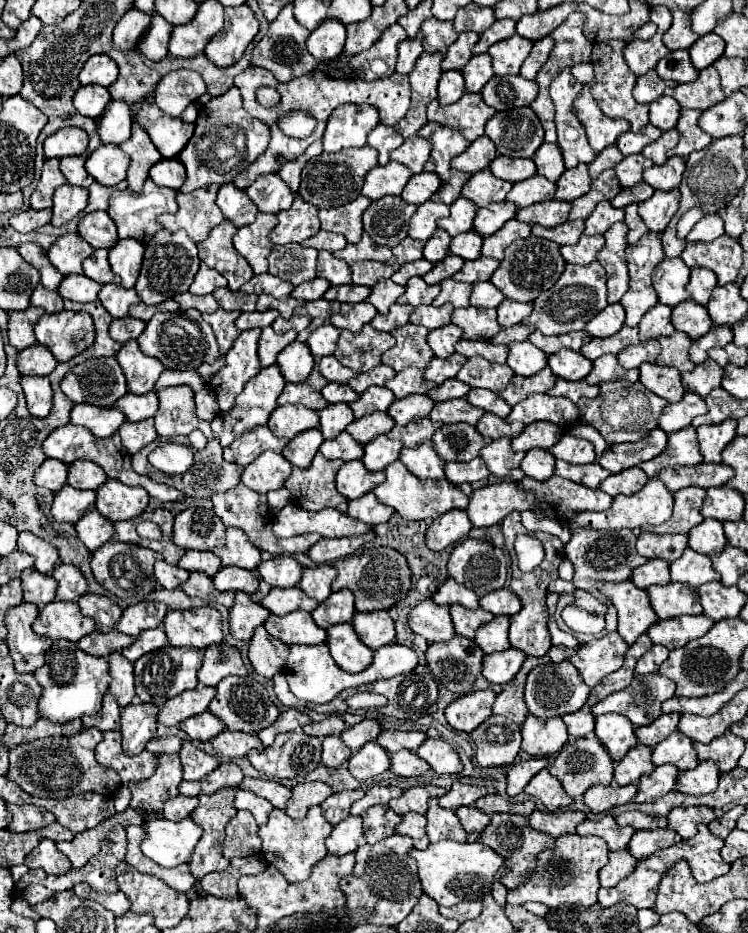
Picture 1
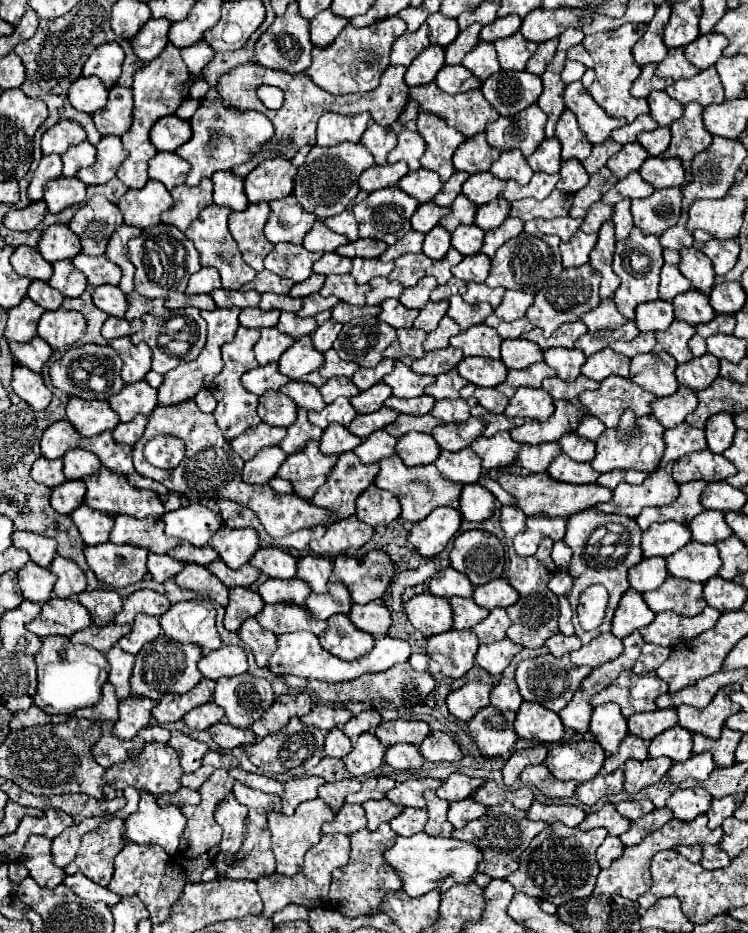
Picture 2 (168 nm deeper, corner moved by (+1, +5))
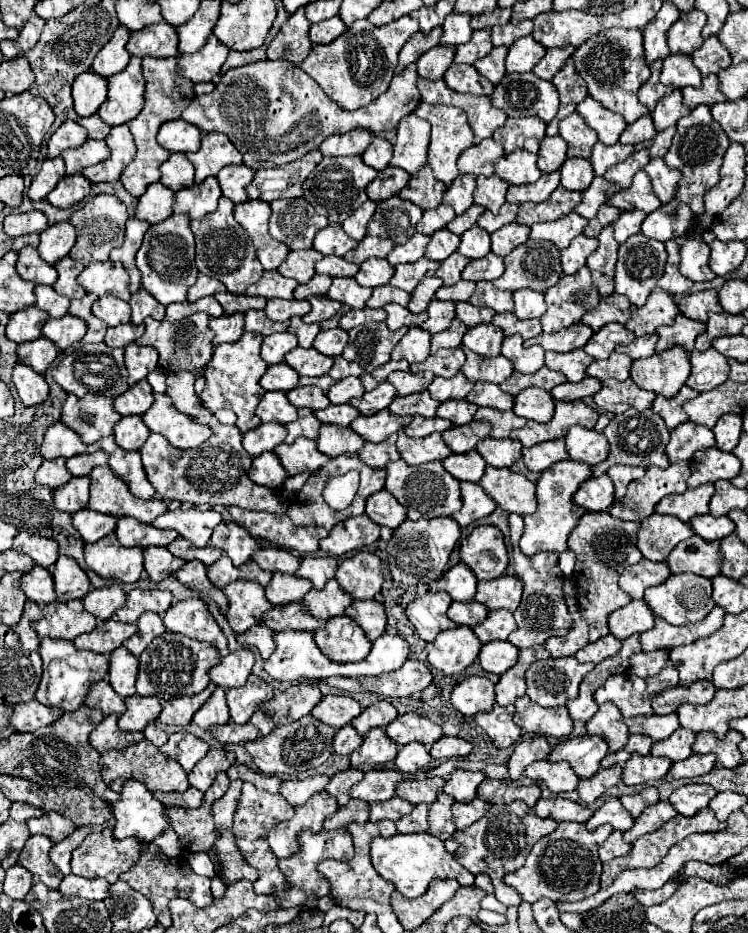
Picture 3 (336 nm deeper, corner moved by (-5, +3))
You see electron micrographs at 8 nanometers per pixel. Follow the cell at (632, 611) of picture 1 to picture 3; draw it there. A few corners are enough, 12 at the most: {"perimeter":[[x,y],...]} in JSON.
{"perimeter":[[643,599],[609,615],[609,631],[621,641],[649,631],[655,615]]}

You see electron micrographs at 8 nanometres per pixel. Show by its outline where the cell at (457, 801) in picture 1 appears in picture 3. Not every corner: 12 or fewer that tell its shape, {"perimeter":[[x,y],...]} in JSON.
{"perimeter":[[455,769],[443,791],[455,801],[475,799],[485,773]]}

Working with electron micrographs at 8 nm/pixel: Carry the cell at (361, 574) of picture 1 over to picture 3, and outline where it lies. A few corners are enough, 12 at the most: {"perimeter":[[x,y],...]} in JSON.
{"perimeter":[[357,551],[335,579],[353,599],[375,599],[385,581],[381,559]]}

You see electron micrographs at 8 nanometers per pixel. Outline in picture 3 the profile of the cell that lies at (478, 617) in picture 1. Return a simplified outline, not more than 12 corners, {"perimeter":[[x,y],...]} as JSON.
{"perimeter":[[453,601],[447,611],[457,625],[483,623],[489,613],[477,601]]}

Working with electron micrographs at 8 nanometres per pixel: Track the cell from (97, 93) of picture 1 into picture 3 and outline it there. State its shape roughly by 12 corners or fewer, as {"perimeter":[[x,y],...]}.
{"perimeter":[[87,71],[73,83],[79,117],[107,99],[107,79]]}

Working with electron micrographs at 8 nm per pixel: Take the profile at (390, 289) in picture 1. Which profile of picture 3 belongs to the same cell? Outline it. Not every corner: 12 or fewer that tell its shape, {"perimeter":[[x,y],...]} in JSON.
{"perimeter":[[391,285],[375,287],[367,307],[399,303],[407,307],[409,293]]}

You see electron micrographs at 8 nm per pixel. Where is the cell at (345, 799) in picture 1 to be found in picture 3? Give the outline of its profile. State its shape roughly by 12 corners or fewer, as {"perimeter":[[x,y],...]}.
{"perimeter":[[359,769],[341,771],[325,787],[339,807],[347,805],[349,789],[363,779]]}

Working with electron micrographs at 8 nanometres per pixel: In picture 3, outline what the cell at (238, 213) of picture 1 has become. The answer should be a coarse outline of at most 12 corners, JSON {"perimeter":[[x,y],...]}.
{"perimeter":[[245,165],[223,167],[217,175],[223,197],[249,199],[245,187],[255,171]]}

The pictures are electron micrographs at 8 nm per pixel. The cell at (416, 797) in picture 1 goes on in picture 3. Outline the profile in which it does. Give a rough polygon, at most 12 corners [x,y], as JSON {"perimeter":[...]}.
{"perimeter":[[445,779],[403,781],[395,795],[419,805],[433,803]]}

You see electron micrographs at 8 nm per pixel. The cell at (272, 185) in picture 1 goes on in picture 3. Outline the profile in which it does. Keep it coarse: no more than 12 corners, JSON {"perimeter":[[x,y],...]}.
{"perimeter":[[321,151],[257,171],[249,199],[271,203],[301,197]]}

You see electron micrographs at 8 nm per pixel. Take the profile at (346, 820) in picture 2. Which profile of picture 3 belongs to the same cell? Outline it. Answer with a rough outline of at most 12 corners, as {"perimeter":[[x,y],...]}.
{"perimeter":[[351,799],[347,807],[325,819],[323,829],[345,829],[351,823],[365,823],[369,803]]}

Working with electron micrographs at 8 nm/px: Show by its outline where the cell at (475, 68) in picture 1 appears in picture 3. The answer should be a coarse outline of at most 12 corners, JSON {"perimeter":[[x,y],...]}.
{"perimeter":[[493,47],[475,63],[479,75],[497,85],[505,75],[507,47]]}

